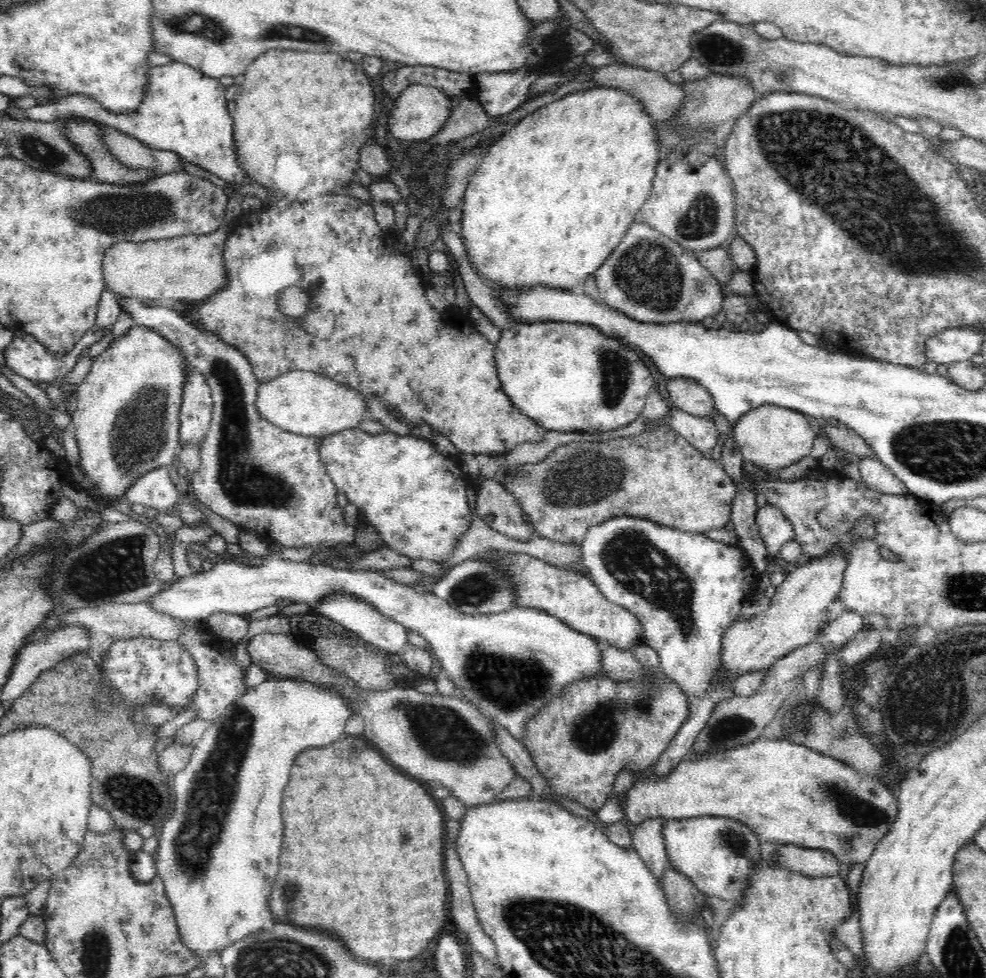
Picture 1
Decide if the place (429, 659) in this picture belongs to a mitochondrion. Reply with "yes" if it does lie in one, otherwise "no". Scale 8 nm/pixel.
no

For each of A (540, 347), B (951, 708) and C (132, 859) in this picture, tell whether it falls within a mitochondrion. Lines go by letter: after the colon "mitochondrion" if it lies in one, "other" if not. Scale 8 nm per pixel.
A: other
B: mitochondrion
C: other

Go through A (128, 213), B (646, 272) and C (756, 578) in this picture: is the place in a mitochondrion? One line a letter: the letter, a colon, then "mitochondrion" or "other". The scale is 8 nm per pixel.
A: mitochondrion
B: mitochondrion
C: other

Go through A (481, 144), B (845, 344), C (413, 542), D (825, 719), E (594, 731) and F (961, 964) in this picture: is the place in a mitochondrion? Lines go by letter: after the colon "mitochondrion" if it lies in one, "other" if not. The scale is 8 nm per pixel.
A: other
B: other
C: other
D: mitochondrion
E: mitochondrion
F: mitochondrion

